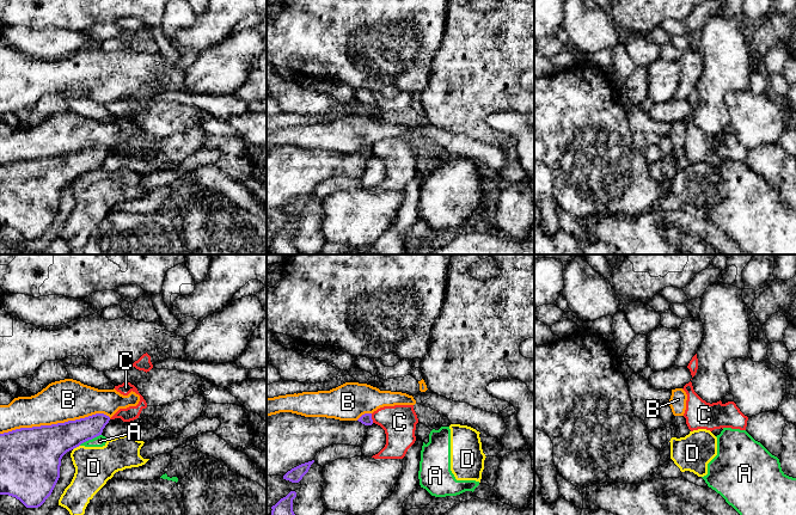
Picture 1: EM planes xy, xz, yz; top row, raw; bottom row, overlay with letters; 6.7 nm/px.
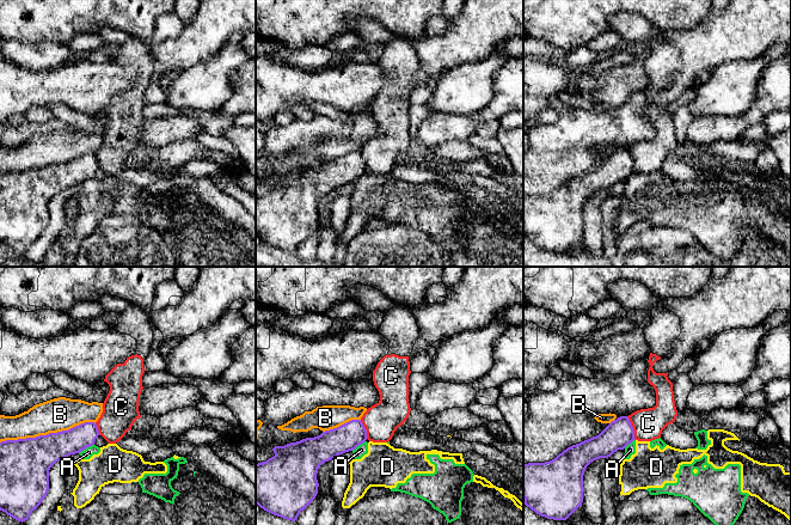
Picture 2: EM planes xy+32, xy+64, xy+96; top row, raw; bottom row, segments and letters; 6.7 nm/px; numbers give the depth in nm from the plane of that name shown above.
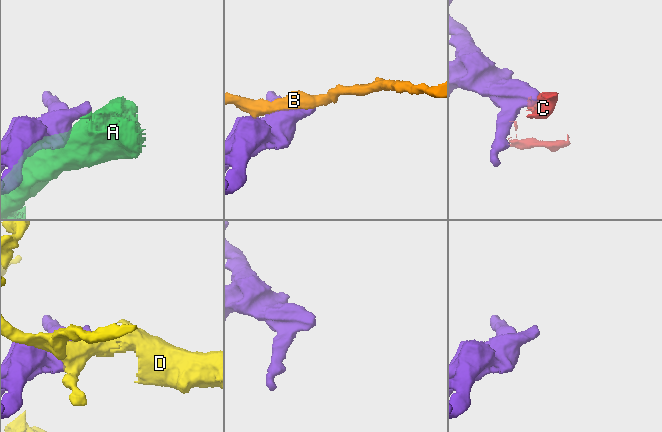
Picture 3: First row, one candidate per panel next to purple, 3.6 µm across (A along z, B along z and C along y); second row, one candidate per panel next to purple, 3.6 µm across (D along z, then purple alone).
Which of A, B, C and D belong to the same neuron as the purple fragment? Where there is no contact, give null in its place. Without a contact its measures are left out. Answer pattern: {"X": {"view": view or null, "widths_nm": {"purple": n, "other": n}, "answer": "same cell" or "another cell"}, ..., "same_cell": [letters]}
{"A": {"view": "xy", "widths_nm": {"purple": 220, "other": 80}, "answer": "another cell"}, "B": {"view": "xy", "widths_nm": {"purple": 360, "other": 280}, "answer": "another cell"}, "C": {"view": "xz", "widths_nm": {"purple": 70, "other": 220}, "answer": "another cell"}, "D": {"view": "xy", "widths_nm": {"purple": 320, "other": 260}, "answer": "another cell"}, "same_cell": []}

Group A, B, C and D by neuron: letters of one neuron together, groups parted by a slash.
A D / B / C

